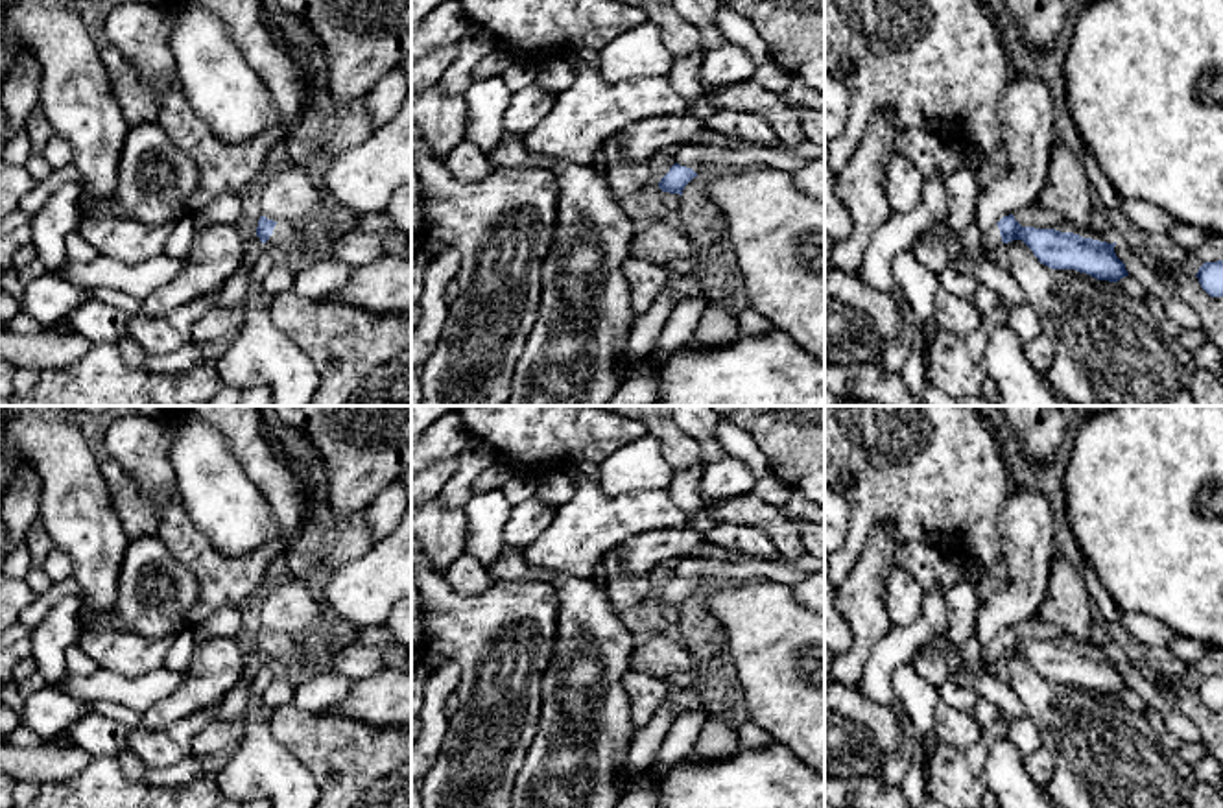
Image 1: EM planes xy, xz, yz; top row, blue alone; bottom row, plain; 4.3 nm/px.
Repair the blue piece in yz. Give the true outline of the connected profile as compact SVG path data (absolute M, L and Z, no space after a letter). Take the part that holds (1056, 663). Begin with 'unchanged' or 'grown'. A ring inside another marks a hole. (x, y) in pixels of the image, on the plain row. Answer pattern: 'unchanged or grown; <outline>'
grown; M1013 627L1003 629L994 640L983 646L980 664L968 666L946 638L944 660L952 670L961 670L972 679L989 671L989 666L1002 657L1022 653L1040 677L1051 683L1075 683L1098 694L1118 695L1127 690L1125 677L1116 670L1114 657L1083 651L1055 642L1022 640Z

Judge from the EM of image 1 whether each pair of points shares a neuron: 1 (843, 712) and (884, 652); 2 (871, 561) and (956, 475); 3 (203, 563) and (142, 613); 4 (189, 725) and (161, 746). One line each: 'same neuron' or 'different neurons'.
1: different neurons
2: different neurons
3: different neurons
4: same neuron

